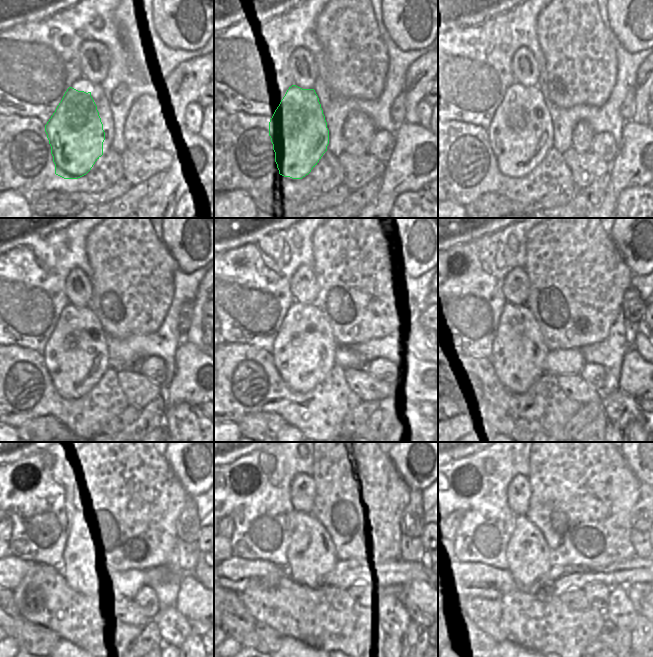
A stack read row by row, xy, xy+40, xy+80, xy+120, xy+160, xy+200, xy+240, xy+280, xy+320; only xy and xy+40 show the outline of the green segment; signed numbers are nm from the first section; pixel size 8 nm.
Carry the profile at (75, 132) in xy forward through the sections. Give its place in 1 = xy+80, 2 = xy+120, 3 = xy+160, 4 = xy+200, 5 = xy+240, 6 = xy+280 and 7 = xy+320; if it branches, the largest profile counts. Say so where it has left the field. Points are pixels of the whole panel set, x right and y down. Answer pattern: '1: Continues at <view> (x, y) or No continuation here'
1: Continues at xy+80 (521, 133)
2: Continues at xy+120 (76, 356)
3: Continues at xy+160 (303, 352)
4: Continues at xy+200 (521, 352)
5: Continues at xy+240 (82, 569)
6: Continues at xy+280 (306, 563)
7: Continues at xy+320 (527, 552).

